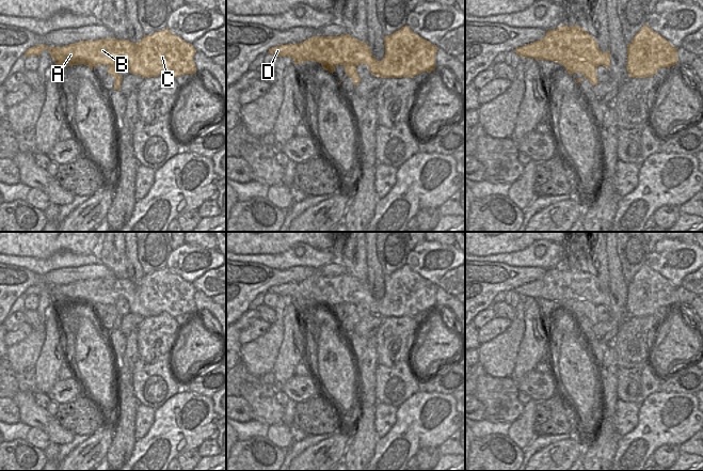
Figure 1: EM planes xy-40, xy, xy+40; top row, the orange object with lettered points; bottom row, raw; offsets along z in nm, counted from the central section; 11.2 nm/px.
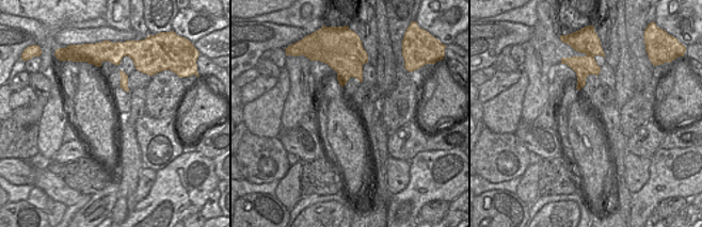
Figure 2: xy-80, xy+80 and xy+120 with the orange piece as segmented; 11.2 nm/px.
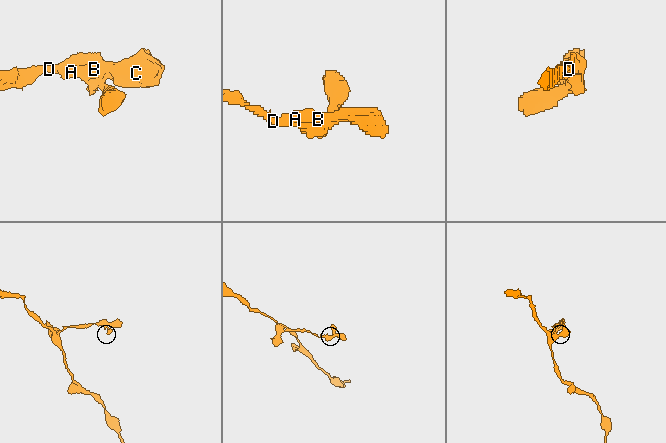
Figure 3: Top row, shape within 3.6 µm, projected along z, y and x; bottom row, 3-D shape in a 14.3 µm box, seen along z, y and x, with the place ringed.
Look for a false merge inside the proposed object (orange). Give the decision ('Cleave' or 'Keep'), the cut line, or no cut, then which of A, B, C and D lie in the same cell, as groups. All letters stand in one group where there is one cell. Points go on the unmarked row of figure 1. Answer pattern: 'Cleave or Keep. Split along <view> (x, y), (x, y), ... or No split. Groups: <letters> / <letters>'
Keep. No split. Groups: A B C D

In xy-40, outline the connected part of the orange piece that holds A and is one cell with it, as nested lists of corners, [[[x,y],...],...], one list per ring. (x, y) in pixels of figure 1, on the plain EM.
[[[167,267],[144,274],[139,282],[129,279],[103,278],[81,280],[63,286],[36,284],[29,287],[25,296],[37,295],[48,288],[60,308],[84,303],[91,309],[97,304],[108,304],[108,314],[115,317],[114,329],[119,330],[123,316],[116,311],[119,297],[128,300],[129,311],[143,317],[167,313],[173,317],[196,312],[193,296],[196,292],[190,282],[173,273]]]

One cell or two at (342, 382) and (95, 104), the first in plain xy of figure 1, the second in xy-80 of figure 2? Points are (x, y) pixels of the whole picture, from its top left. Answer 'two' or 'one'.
one

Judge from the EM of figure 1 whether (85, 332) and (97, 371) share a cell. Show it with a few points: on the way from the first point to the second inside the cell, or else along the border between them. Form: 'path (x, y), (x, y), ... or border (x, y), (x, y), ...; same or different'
path (91, 342), (97, 348), (97, 361); same

